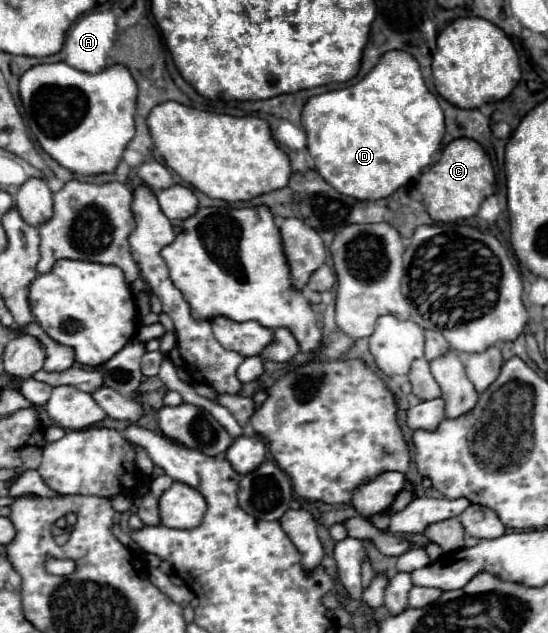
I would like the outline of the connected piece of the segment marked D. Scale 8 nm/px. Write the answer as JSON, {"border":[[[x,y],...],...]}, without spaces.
{"border":[[[390,51],[382,55],[380,63],[356,85],[312,97],[304,105],[302,127],[308,135],[308,153],[322,179],[342,195],[364,201],[392,195],[432,163],[444,135],[444,113],[438,99],[426,89],[416,59],[404,51]]]}

